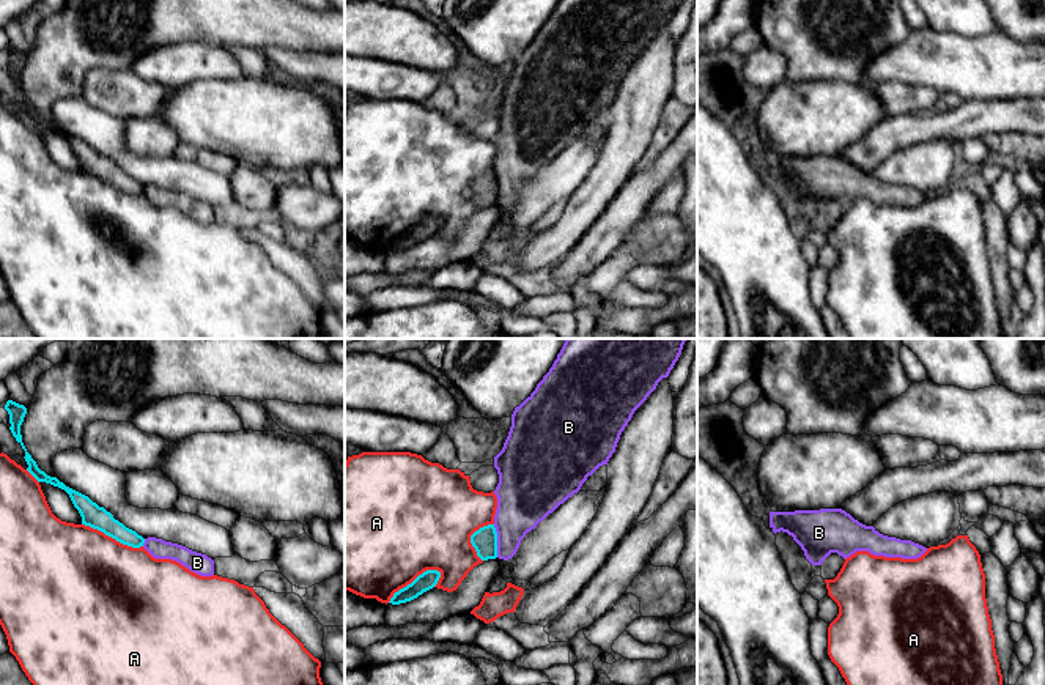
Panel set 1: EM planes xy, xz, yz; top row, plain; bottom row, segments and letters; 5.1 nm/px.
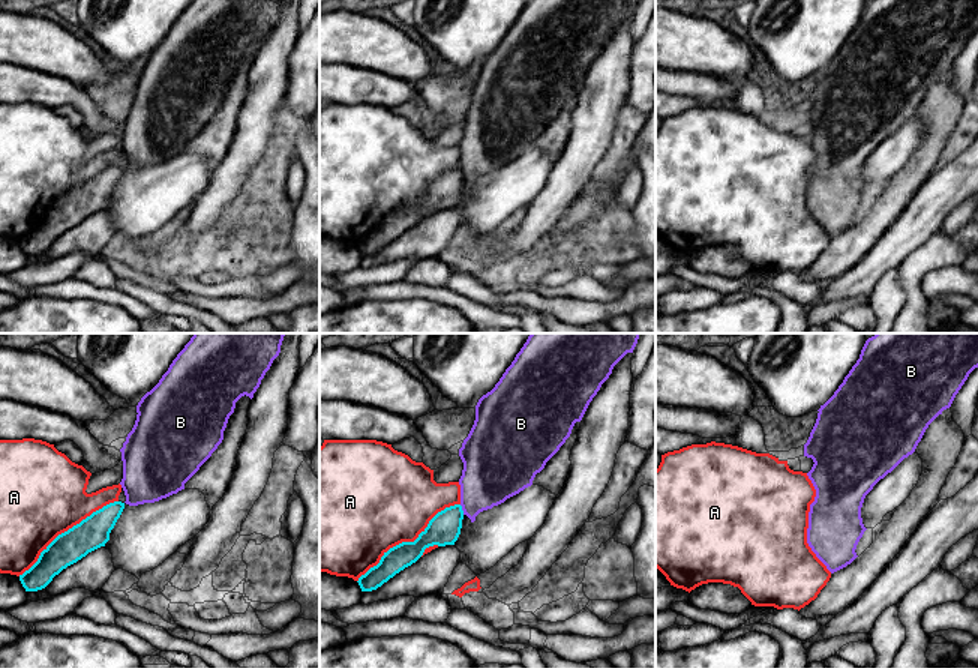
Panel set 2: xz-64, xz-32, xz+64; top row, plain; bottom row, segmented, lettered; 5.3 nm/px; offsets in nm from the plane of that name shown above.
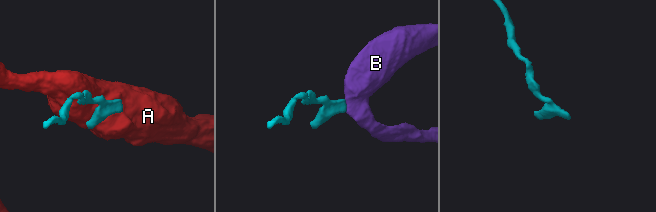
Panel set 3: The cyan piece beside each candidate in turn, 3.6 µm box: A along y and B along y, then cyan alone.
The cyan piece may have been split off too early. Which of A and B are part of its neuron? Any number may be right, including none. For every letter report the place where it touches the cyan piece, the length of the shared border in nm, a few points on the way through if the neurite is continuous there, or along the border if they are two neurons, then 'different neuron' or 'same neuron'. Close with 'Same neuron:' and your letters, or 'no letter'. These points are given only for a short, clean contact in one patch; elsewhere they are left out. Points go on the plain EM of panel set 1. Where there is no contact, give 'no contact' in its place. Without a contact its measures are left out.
A: meets cyan in xz at (414, 227); contact 320 nm long; different neuron
B: meets cyan in xz at (496, 188); contact 170 nm long; border along xz (493, 172), (498, 203); different neuron
Same neuron: no letter

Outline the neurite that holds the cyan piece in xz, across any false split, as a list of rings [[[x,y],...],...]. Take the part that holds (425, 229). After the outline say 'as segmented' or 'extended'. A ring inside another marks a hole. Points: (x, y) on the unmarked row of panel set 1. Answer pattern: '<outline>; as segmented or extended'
[[[426,217],[422,222],[419,222],[411,231],[395,239],[389,250],[400,252],[411,249],[419,243],[422,243],[423,239],[433,236],[438,231],[439,225],[441,219]]]; as segmented

